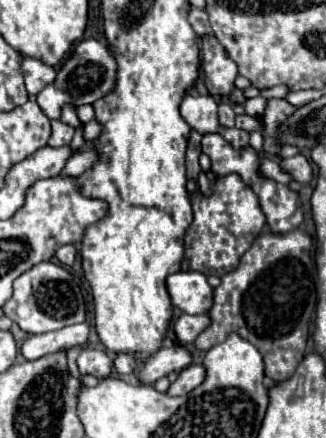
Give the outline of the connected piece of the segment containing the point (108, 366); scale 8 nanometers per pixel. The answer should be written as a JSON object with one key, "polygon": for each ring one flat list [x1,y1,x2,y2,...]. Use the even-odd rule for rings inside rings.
{"polygon":[[85,349,81,351,79,359,77,359,77,365,79,365,79,371,83,375,95,375,97,379,105,379,111,375,111,369,113,369,113,361,107,353,103,351,97,351,97,349]]}

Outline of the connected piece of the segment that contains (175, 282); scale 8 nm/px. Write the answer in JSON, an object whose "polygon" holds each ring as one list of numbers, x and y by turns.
{"polygon":[[177,271,167,277,167,291,175,307,183,313,207,313,213,305,213,289,207,277,197,271]]}

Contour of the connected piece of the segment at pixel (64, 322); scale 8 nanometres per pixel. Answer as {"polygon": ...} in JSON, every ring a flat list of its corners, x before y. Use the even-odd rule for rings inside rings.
{"polygon":[[51,261,37,263,33,269,25,271,13,283,13,297,1,309,25,333,47,333,85,321,85,301,79,285,69,271]]}

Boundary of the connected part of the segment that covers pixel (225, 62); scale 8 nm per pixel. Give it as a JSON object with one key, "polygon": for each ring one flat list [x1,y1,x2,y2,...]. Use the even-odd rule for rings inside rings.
{"polygon":[[213,35,201,39,201,53,203,53,203,75,209,93,221,97,229,95,235,89,233,81,237,77,237,65,227,57,225,49]]}

